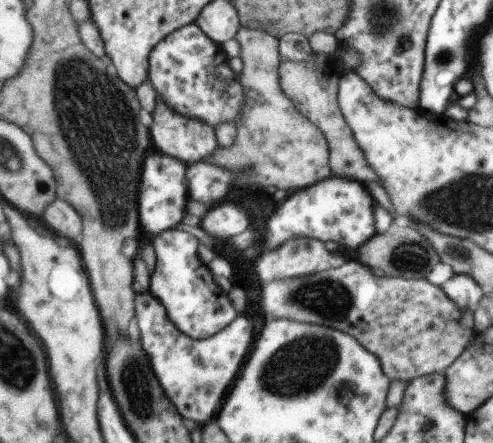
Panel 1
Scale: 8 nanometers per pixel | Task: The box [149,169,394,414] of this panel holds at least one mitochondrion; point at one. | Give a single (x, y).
(305, 364)

